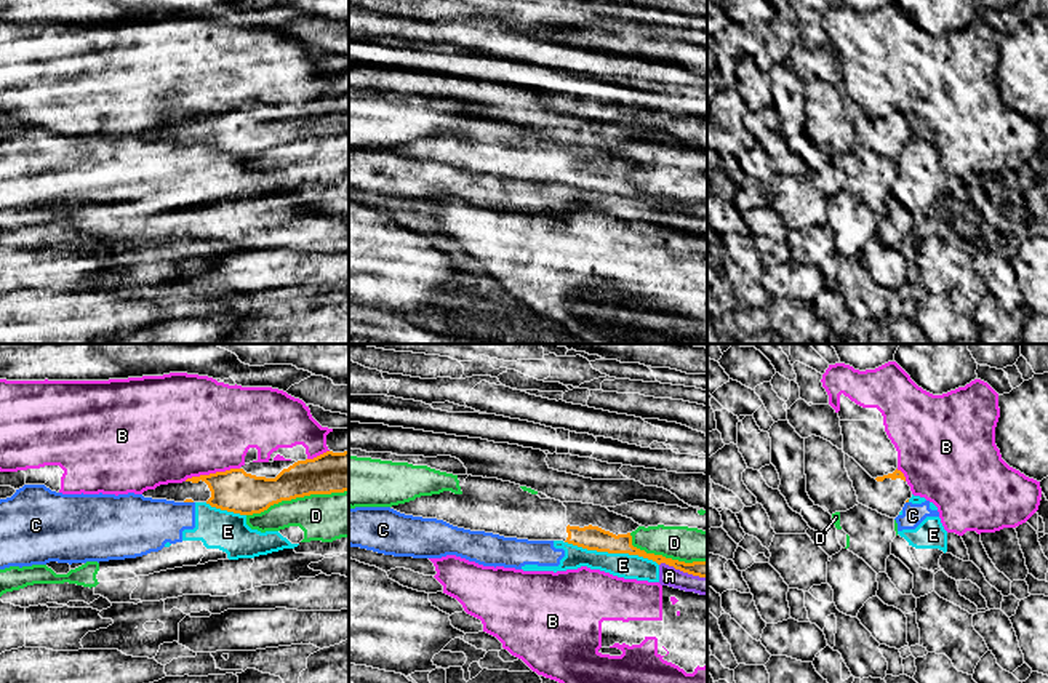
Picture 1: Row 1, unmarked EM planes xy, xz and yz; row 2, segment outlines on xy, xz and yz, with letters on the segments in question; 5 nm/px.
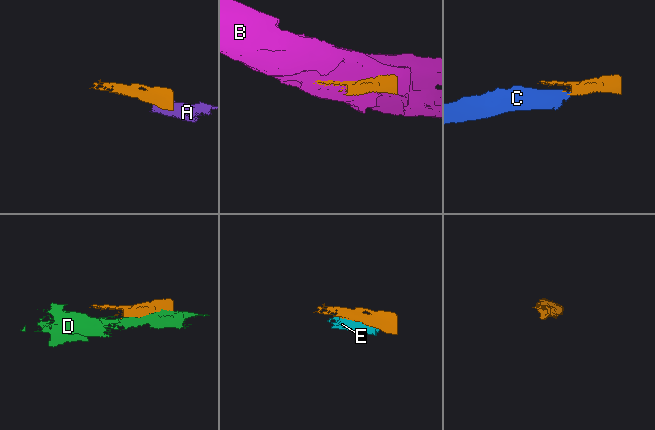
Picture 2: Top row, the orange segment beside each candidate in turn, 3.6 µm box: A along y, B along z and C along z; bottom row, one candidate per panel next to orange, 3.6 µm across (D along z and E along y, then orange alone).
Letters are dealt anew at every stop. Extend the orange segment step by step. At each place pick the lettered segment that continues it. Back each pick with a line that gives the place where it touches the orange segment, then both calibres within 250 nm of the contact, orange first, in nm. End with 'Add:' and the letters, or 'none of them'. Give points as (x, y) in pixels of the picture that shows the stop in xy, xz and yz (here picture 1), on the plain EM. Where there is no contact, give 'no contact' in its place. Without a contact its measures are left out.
Add: none of them

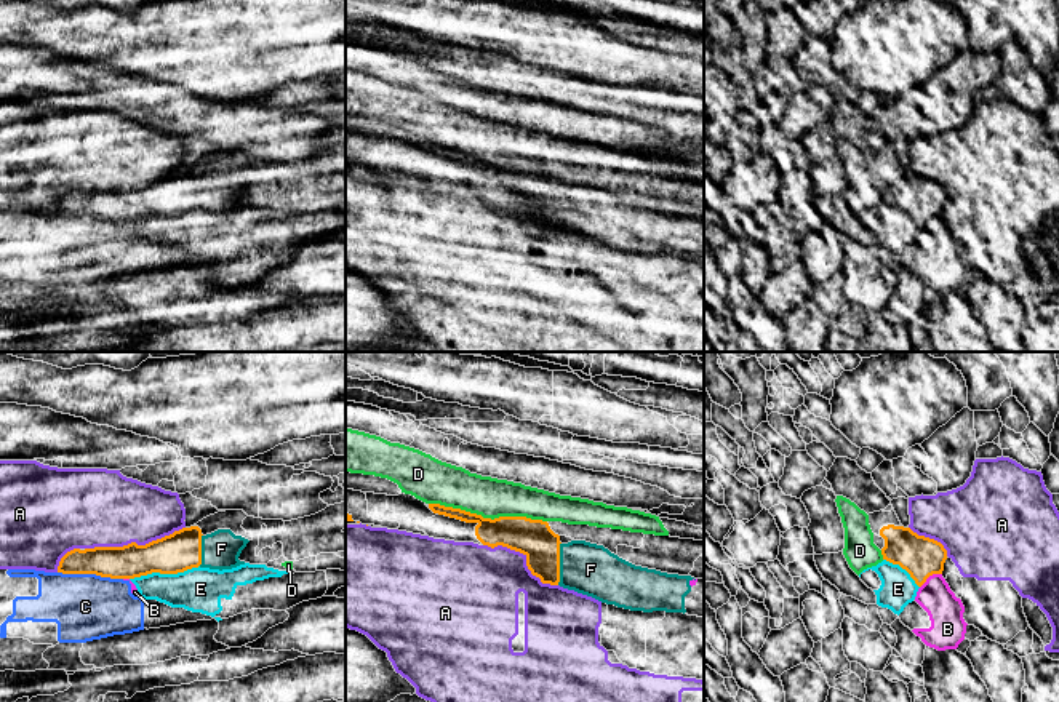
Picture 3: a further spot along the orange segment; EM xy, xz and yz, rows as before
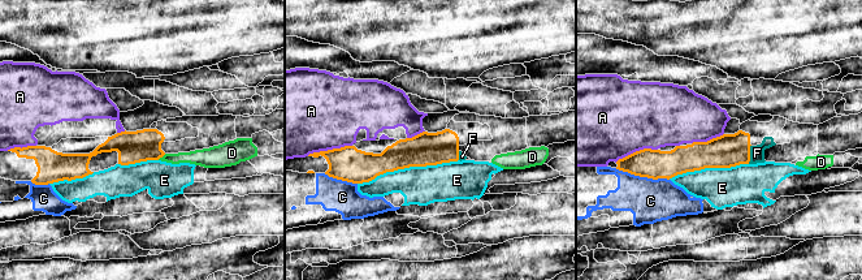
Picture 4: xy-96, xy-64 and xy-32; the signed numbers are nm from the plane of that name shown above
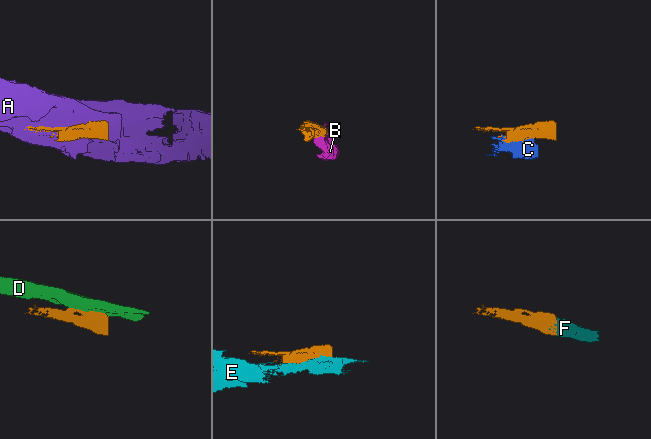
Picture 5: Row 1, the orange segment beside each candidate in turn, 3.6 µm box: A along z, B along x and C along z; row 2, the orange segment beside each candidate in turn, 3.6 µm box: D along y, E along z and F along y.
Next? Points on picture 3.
F: xz (559, 205) | 190/260 nm
Add: F

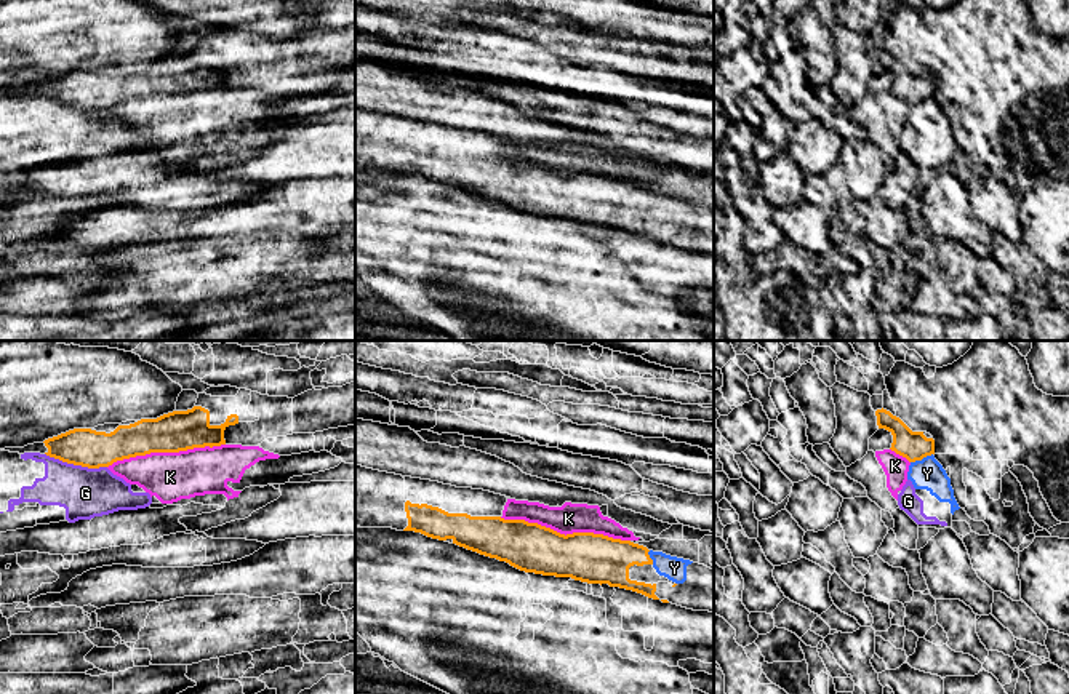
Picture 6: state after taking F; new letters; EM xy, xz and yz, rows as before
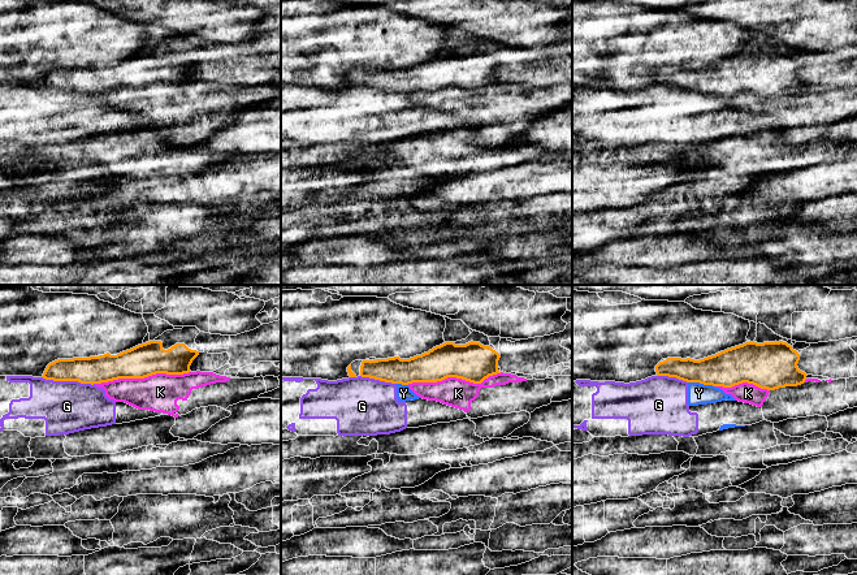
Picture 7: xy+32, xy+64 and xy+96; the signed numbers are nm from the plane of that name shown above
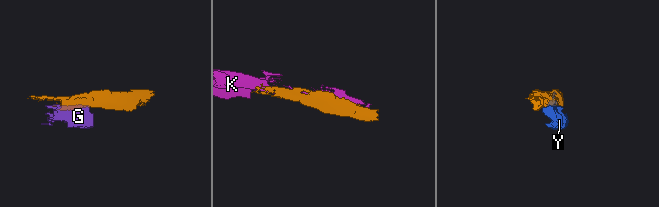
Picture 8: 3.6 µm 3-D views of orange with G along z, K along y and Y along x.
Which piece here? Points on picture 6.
Add: none of them

